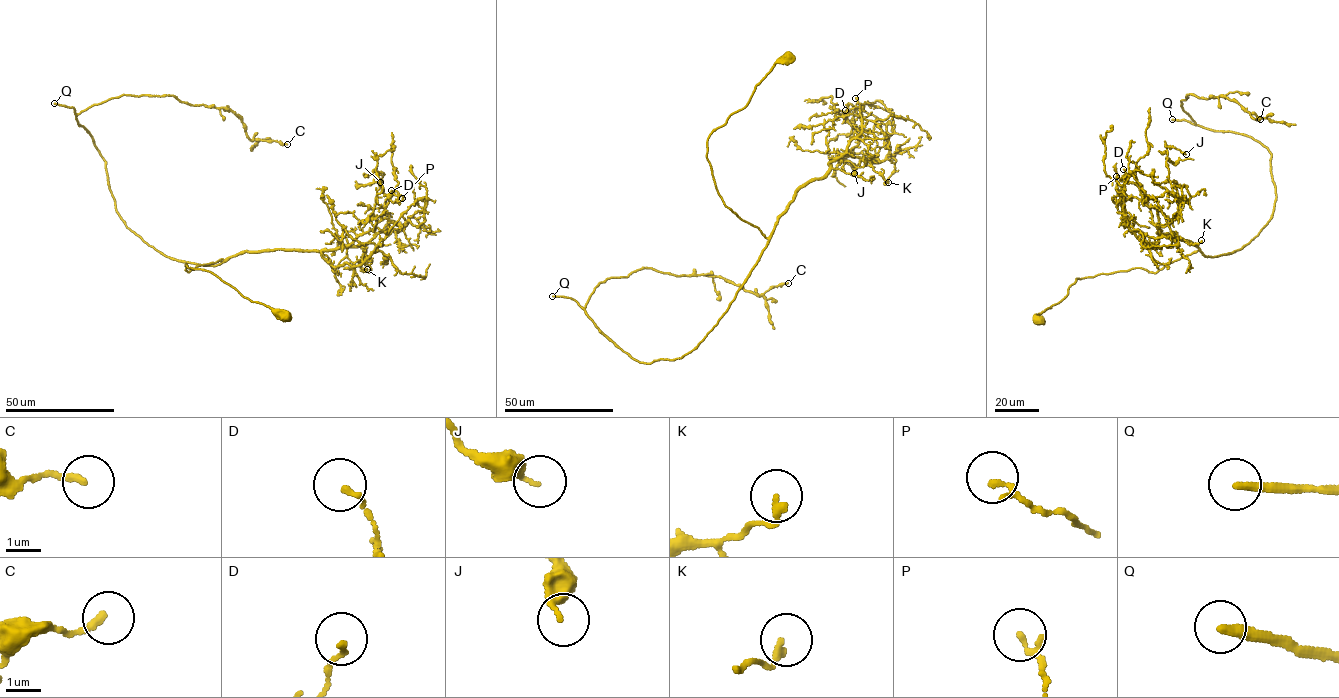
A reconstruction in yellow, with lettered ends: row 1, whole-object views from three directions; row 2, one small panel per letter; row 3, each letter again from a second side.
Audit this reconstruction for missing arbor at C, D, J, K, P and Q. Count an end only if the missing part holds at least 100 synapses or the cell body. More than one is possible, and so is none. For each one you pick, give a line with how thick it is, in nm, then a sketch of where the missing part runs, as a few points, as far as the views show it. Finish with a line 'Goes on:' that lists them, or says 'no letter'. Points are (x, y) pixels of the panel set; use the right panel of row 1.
Q: 260 nm thick; missing branch runs (1172, 119), (1158, 118), (1146, 128), (1096, 129), (1069, 142), (1065, 157), (1018, 212), (1015, 242)
Goes on: Q

